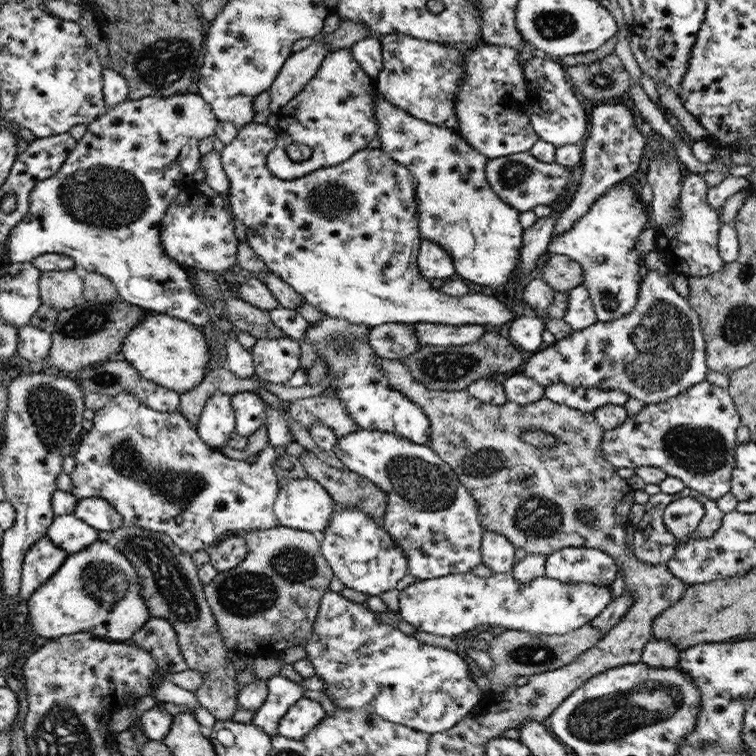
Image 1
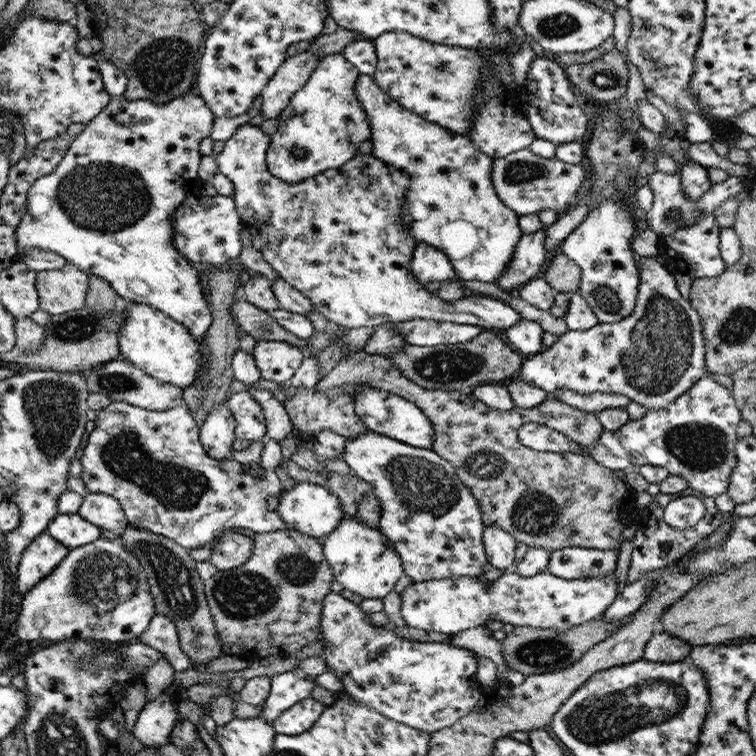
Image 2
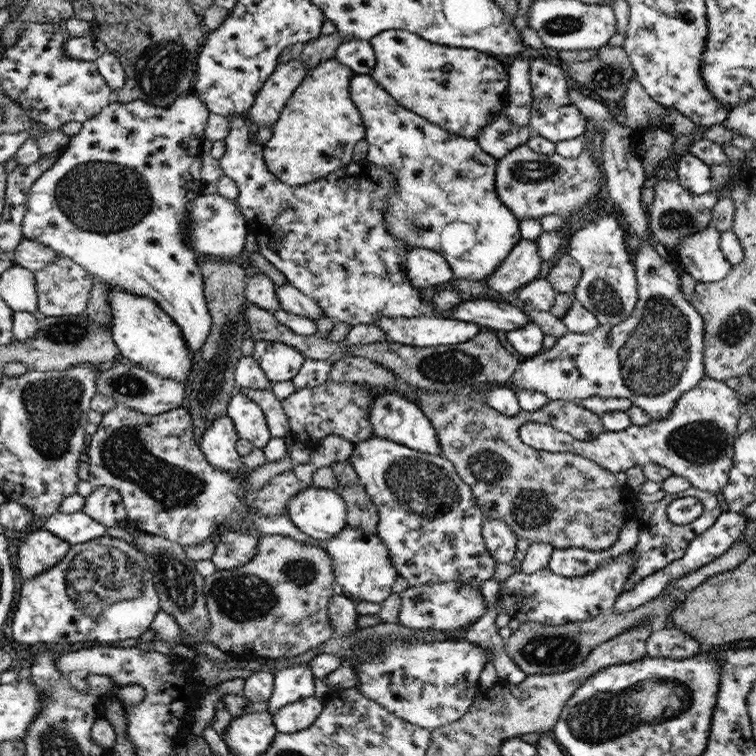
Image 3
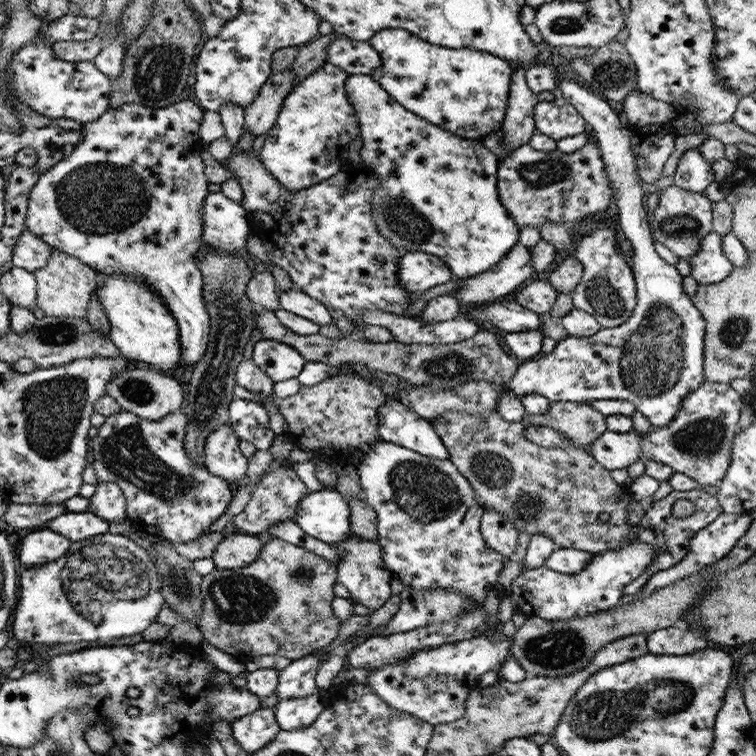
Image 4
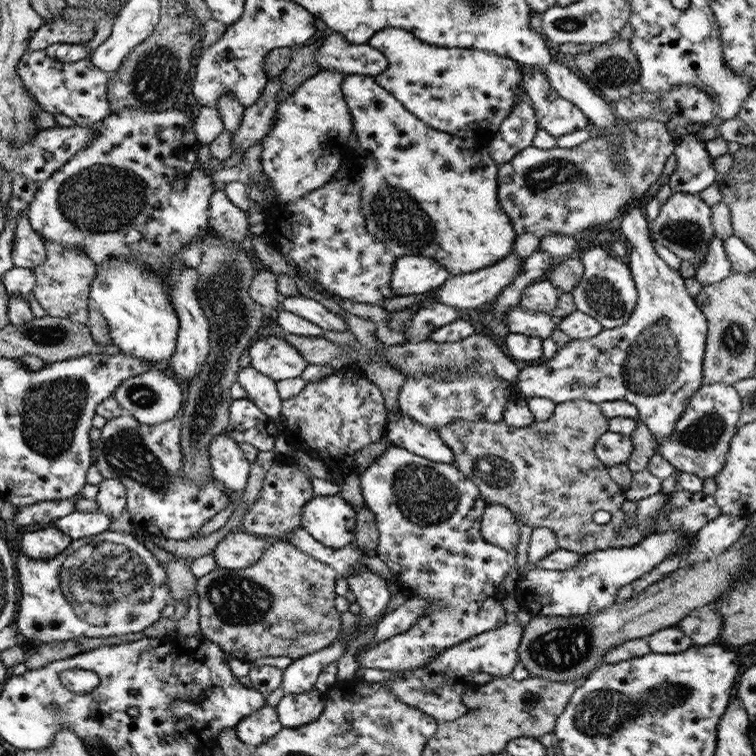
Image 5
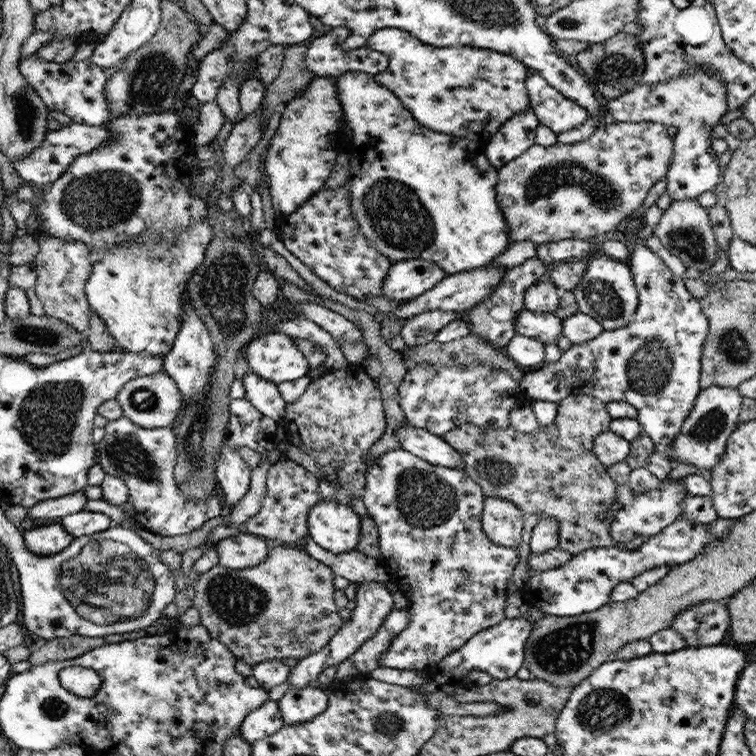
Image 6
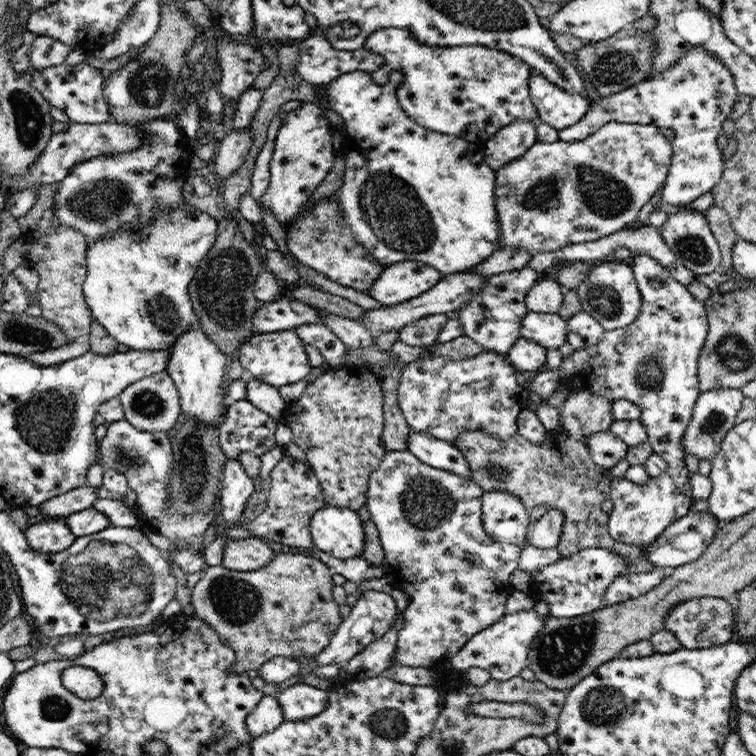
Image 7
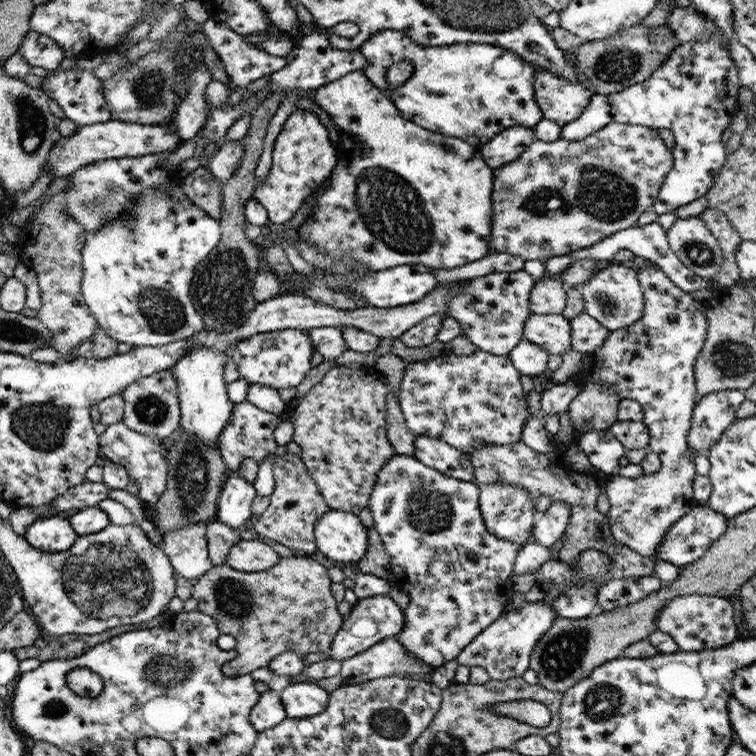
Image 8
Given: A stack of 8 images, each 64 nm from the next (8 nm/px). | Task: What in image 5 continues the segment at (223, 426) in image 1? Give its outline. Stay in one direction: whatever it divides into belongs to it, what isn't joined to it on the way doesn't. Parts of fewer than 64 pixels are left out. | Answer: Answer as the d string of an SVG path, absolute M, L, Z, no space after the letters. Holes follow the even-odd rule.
M226 431L213 438L209 453L212 455L213 478L222 481L231 493L241 495L251 465L239 444Z

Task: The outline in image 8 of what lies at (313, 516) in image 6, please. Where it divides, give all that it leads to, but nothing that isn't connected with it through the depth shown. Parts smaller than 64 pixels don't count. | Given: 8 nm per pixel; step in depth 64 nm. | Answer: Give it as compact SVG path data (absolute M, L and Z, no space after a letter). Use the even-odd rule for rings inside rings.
M328 509L314 525L317 550L336 564L358 562L368 550L367 529L358 515Z

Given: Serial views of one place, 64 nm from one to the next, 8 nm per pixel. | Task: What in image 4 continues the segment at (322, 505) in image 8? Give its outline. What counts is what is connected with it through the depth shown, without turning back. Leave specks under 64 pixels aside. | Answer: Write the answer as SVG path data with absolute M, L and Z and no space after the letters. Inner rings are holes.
M292 466L280 467L270 471L254 488L251 499L244 510L233 517L231 525L239 528L241 532L258 536L263 532L267 532L270 525L275 525L288 519L295 522L298 503L308 493L308 488L296 475Z

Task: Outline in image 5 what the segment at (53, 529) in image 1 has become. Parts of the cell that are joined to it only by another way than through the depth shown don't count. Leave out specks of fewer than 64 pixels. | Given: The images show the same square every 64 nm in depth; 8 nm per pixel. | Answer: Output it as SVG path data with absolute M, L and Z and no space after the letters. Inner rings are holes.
M74 511L67 517L62 517L51 522L51 526L70 535L73 540L102 534L110 528L112 518L101 512Z

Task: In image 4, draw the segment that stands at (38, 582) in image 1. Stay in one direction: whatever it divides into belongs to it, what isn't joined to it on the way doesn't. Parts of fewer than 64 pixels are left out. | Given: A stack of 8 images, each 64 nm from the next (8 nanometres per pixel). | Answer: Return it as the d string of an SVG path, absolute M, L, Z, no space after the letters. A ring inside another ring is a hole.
M40 527L20 540L18 558L23 568L48 565L65 556L71 544L65 535Z

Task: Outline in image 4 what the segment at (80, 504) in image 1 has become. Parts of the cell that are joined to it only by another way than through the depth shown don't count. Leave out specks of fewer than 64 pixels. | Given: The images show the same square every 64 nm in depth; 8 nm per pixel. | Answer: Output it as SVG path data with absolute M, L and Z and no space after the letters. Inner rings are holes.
M98 482L95 493L88 501L86 510L108 523L128 519L125 494L115 482Z

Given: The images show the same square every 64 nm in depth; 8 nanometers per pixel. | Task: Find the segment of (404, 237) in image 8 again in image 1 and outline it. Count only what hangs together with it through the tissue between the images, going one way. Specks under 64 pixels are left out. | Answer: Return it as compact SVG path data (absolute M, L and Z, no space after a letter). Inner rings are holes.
M373 90L376 122L382 150L414 175L419 229L423 240L438 243L453 260L457 272L476 290L501 291L520 265L523 232L519 212L492 191L485 170L488 158L468 145L457 130L410 117Z

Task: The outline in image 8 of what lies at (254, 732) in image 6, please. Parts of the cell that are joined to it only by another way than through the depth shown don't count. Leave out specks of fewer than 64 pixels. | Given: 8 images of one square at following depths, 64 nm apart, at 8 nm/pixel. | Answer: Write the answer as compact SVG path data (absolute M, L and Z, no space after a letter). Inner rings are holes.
M267 690L261 694L259 701L252 710L249 721L254 730L262 734L264 730L273 729L288 717L281 695L277 691Z

